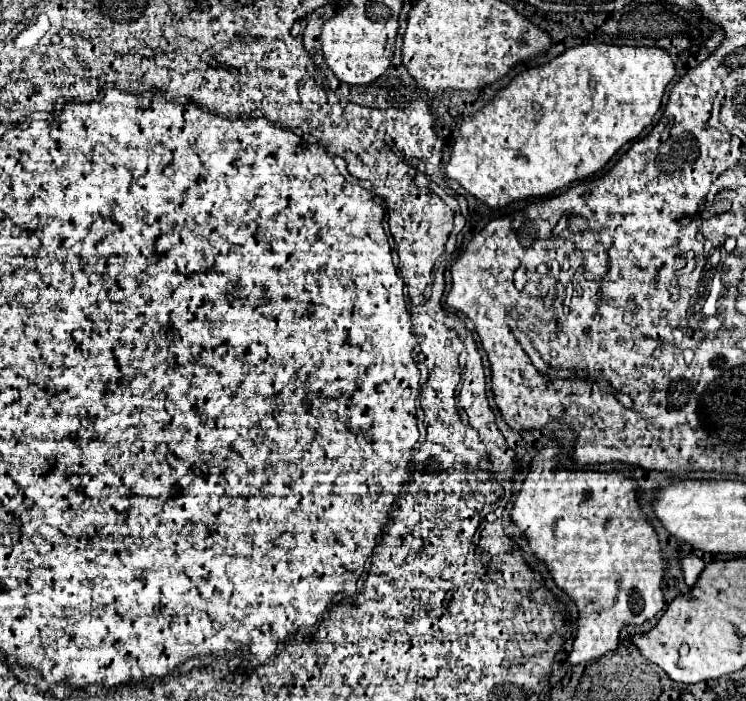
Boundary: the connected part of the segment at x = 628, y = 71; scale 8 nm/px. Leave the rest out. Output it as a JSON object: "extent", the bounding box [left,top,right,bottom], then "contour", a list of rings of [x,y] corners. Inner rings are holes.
{"extent":[445,43,675,207],"contour":[[[607,43],[575,45],[575,47],[567,49],[565,53],[561,53],[559,57],[555,57],[553,61],[549,61],[545,65],[539,65],[539,67],[531,67],[531,69],[519,73],[483,109],[479,109],[475,113],[475,117],[463,121],[463,125],[459,129],[459,135],[455,139],[455,145],[451,149],[449,163],[445,167],[445,175],[449,179],[455,179],[465,191],[469,191],[473,197],[481,199],[489,207],[503,207],[511,201],[521,201],[521,199],[529,199],[529,197],[545,197],[545,195],[551,195],[555,191],[561,191],[563,187],[571,185],[575,181],[581,181],[581,179],[593,175],[595,171],[599,171],[625,143],[629,143],[631,139],[637,139],[639,133],[647,125],[651,125],[653,115],[661,107],[665,87],[673,77],[675,77],[675,63],[673,63],[671,55],[661,47],[629,47],[629,45],[607,45]]]}

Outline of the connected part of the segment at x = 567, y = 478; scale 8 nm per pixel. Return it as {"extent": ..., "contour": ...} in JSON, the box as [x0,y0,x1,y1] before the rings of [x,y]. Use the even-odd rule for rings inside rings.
{"extent":[509,441,665,665],"contour":[[[547,441],[543,443],[545,449],[535,455],[531,471],[515,497],[509,525],[521,531],[521,537],[529,543],[533,555],[549,569],[557,589],[561,589],[577,605],[577,637],[573,639],[573,649],[569,651],[567,661],[571,665],[579,665],[615,651],[623,625],[641,625],[663,609],[665,599],[661,595],[661,579],[665,569],[661,565],[663,557],[657,533],[635,501],[635,481],[617,473],[555,469],[557,447]]]}

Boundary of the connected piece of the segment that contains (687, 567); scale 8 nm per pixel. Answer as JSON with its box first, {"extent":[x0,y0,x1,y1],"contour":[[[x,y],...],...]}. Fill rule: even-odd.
{"extent":[681,555,705,587],"contour":[[[695,555],[681,559],[681,569],[683,569],[685,581],[687,581],[689,587],[695,585],[695,579],[699,577],[699,571],[703,569],[703,565],[705,565],[705,561],[701,557],[695,557]]]}

